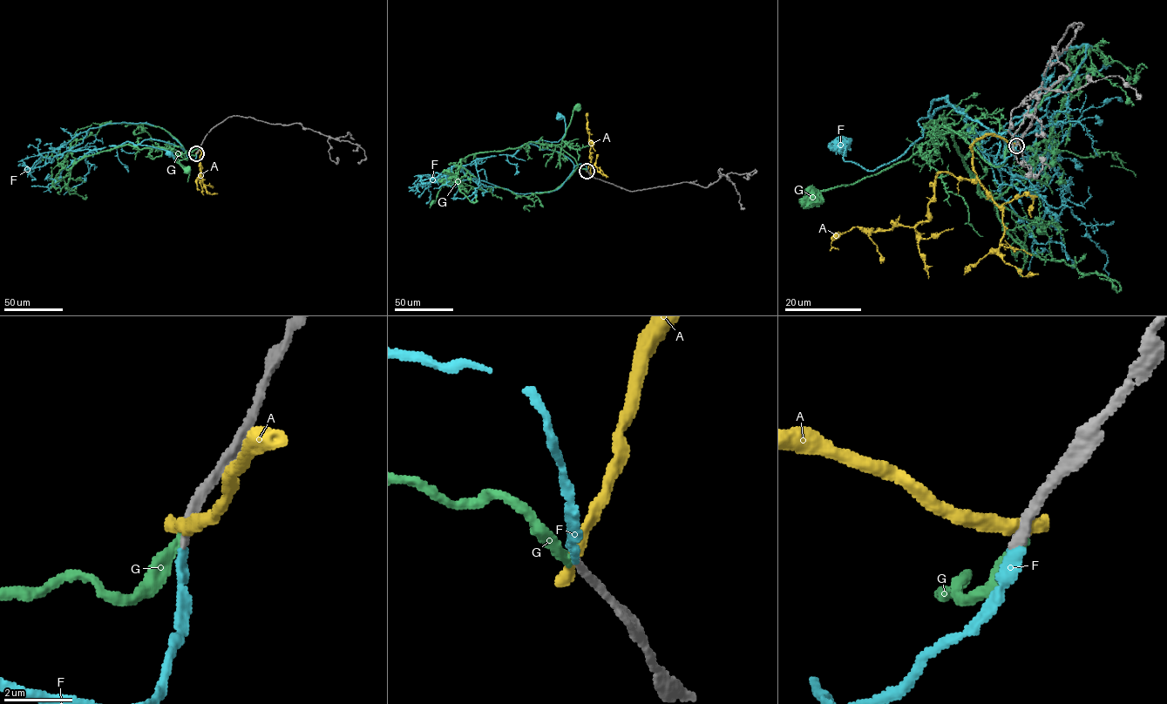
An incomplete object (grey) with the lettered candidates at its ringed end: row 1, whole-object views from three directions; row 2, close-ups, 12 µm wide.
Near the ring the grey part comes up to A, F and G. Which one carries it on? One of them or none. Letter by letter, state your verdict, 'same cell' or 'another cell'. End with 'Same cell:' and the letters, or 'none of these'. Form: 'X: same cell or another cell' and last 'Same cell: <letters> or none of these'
A: another cell
F: same cell
G: another cell
Same cell: F

